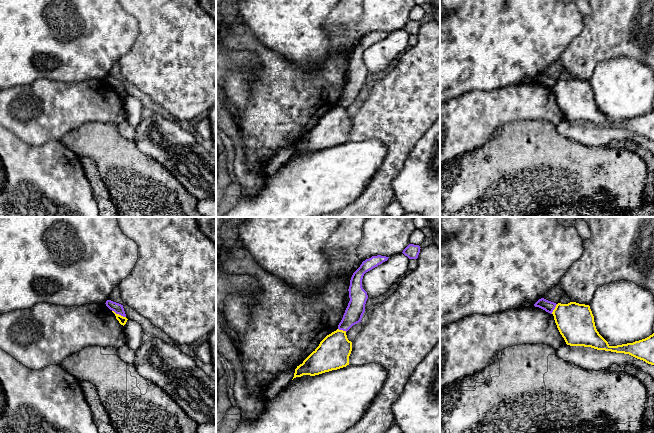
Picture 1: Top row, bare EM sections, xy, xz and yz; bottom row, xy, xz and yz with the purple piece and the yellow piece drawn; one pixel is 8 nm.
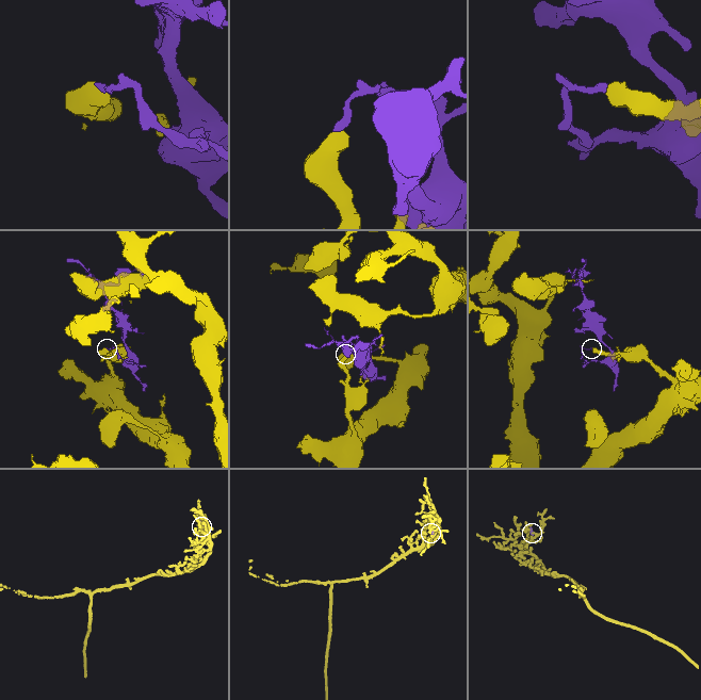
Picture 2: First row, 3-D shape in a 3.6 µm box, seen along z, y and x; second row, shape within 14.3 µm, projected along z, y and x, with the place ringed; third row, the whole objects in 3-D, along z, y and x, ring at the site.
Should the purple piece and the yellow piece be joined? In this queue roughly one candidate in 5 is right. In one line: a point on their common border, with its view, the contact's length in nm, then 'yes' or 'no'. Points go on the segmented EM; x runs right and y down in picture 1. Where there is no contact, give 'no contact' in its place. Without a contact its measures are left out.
meets purple in xy at (119, 314); contact 130 nm long; no

